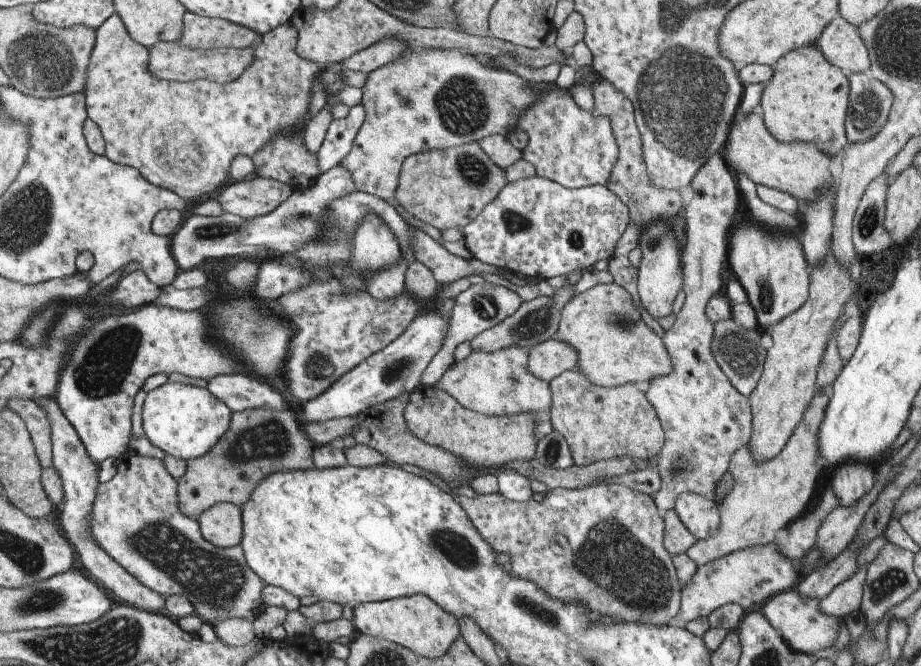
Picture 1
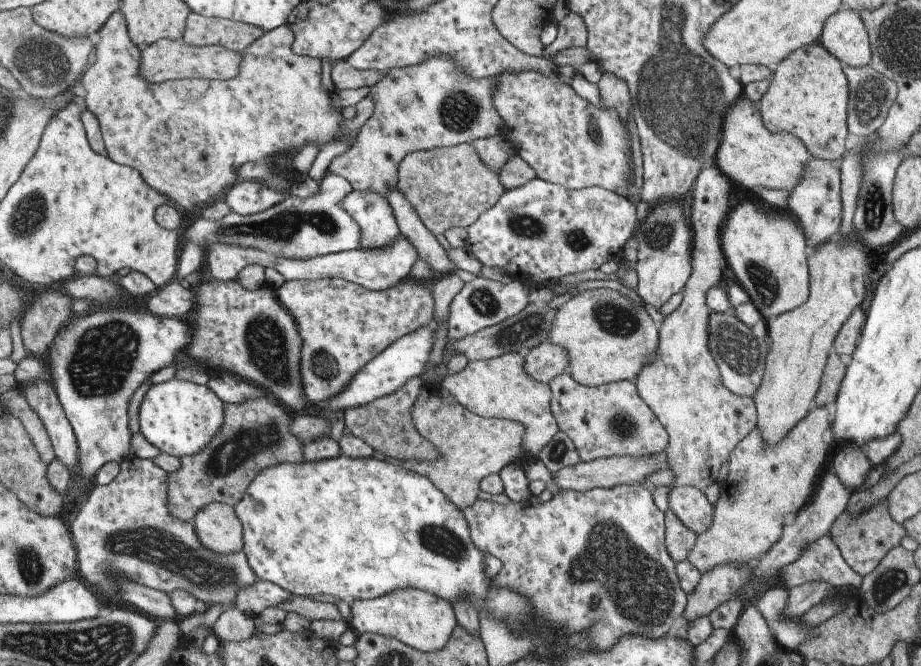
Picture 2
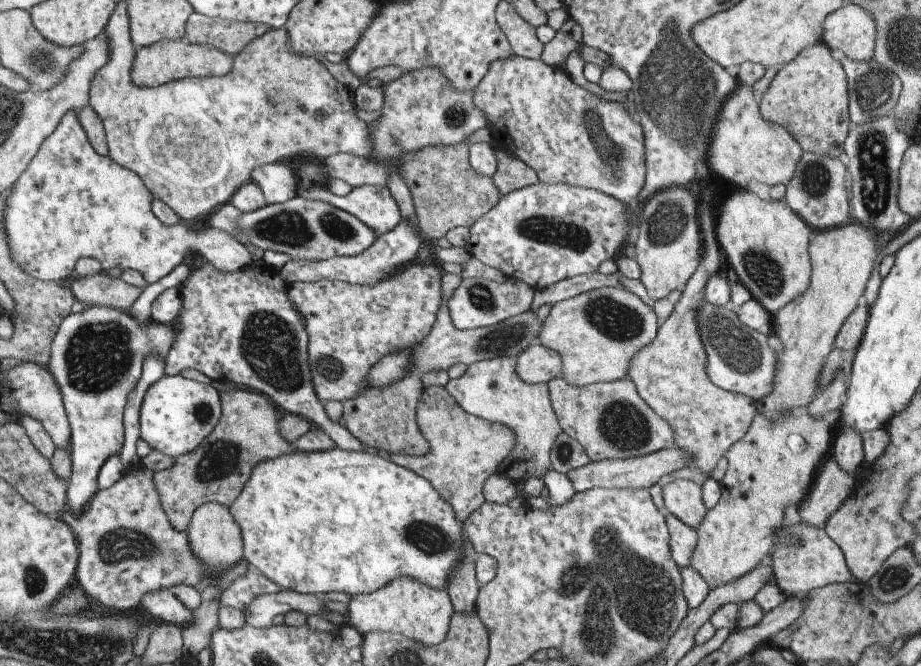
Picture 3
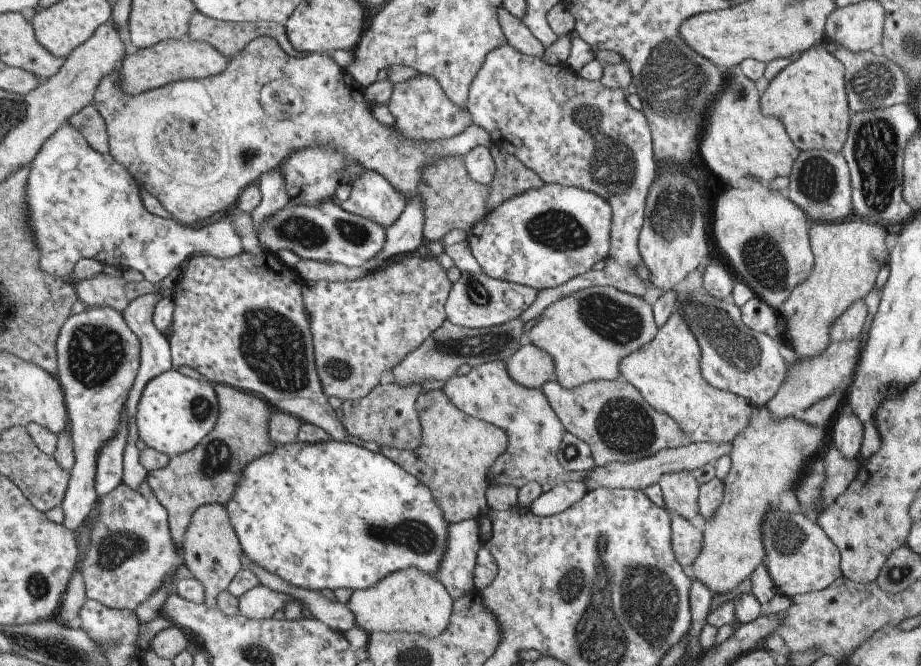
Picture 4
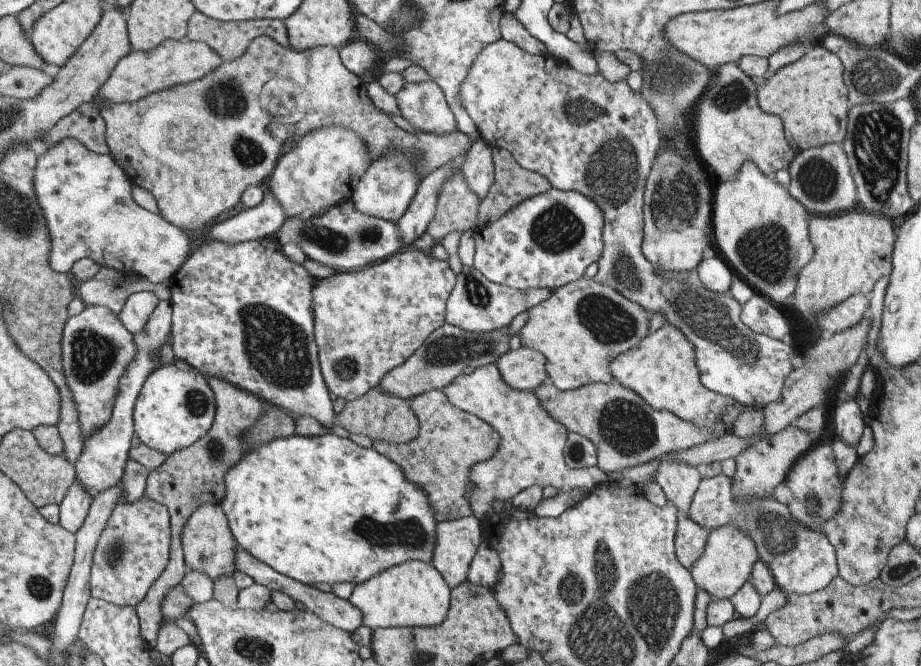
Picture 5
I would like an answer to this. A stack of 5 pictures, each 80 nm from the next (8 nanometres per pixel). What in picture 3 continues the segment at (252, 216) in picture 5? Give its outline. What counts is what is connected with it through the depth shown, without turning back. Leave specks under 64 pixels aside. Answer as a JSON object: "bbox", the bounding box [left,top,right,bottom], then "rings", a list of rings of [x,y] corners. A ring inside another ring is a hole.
{"bbox":[2,111,296,285],"rings":[[[67,111],[59,119],[57,126],[53,129],[53,132],[43,140],[39,150],[35,153],[35,156],[27,164],[27,168],[17,177],[14,182],[12,189],[6,196],[4,202],[4,215],[2,220],[4,221],[4,235],[6,236],[6,245],[8,252],[11,254],[10,259],[18,264],[18,267],[30,277],[39,279],[41,281],[53,281],[65,280],[71,272],[73,272],[74,264],[77,259],[81,257],[93,257],[97,259],[97,262],[101,265],[103,272],[109,270],[109,268],[121,268],[131,269],[139,272],[141,276],[150,285],[160,278],[167,276],[178,264],[181,264],[185,260],[193,256],[201,256],[205,258],[206,262],[214,266],[215,269],[222,273],[234,273],[235,271],[241,271],[245,269],[253,262],[249,250],[242,245],[239,241],[231,238],[229,234],[221,229],[214,229],[211,226],[206,228],[192,231],[185,226],[184,223],[178,223],[173,226],[164,226],[159,220],[151,213],[151,200],[153,196],[143,184],[141,180],[133,174],[129,169],[123,168],[120,164],[113,162],[107,155],[99,156],[89,144],[88,138],[85,134],[84,128],[79,124],[78,118],[76,117],[76,111]],[[267,163],[252,168],[249,180],[253,181],[262,190],[267,205],[282,203],[289,197],[296,196],[295,175],[292,168],[281,163]]]}

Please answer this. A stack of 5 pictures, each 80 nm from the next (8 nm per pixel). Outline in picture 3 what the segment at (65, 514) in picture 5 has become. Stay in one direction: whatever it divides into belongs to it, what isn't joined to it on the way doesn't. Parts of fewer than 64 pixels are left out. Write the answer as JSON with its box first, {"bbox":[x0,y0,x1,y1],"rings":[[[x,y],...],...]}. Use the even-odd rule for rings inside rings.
{"bbox":[47,306,175,514],"rings":[[[104,306],[83,308],[79,313],[69,313],[60,323],[53,335],[47,369],[59,389],[64,413],[70,428],[70,445],[68,453],[71,465],[70,477],[66,480],[66,502],[75,514],[84,511],[89,499],[97,490],[96,476],[102,462],[113,455],[117,455],[122,447],[124,426],[122,414],[126,403],[126,396],[133,390],[140,377],[142,364],[147,357],[156,355],[165,359],[167,351],[175,338],[173,325],[164,325],[151,321],[140,325],[125,311]]]}

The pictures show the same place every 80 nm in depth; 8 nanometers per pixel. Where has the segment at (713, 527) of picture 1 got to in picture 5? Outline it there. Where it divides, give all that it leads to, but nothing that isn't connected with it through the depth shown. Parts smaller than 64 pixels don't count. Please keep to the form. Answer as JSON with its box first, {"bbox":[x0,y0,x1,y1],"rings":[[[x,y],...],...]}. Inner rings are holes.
{"bbox":[653,454,700,515],"rings":[[[667,454],[661,456],[660,465],[653,480],[659,484],[666,500],[680,514],[687,515],[694,492],[700,481],[699,473],[695,467],[679,463]]]}

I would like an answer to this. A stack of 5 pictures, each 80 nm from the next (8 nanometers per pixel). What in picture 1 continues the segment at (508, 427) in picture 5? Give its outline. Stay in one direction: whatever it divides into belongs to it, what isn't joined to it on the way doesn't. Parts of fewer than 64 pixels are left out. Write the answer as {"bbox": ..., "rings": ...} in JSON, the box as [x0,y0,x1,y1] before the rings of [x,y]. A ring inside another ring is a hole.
{"bbox":[431,345,552,442],"rings":[[[517,345],[503,347],[488,353],[471,350],[463,360],[453,361],[431,388],[446,392],[463,408],[487,416],[531,413],[536,420],[534,435],[537,442],[552,431],[549,416],[550,386],[528,371],[528,352],[529,349]]]}

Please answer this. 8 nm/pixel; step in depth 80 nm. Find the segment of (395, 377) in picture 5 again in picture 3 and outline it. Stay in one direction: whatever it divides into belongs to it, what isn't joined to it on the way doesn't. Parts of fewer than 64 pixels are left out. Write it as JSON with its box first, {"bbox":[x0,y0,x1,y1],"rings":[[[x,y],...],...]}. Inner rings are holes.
{"bbox":[407,272,544,375],"rings":[[[442,272],[440,276],[440,307],[436,312],[436,319],[419,346],[415,346],[411,350],[412,356],[410,357],[407,374],[415,372],[417,375],[422,375],[429,370],[439,370],[439,368],[447,370],[457,362],[469,366],[472,362],[483,359],[517,357],[522,350],[525,350],[533,342],[538,342],[538,332],[541,330],[544,320],[537,318],[531,308],[488,327],[457,330],[450,321],[446,302],[452,292],[459,286],[461,279],[454,274]]]}

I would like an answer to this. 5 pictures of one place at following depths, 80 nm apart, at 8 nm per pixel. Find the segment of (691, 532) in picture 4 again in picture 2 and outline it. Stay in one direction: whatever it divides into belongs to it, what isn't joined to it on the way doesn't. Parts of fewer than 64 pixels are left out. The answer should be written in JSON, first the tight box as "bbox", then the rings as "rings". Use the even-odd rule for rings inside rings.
{"bbox":[664,509,697,563],"rings":[[[667,509],[664,512],[664,543],[674,563],[685,560],[687,553],[693,548],[697,535],[690,531],[681,521]]]}

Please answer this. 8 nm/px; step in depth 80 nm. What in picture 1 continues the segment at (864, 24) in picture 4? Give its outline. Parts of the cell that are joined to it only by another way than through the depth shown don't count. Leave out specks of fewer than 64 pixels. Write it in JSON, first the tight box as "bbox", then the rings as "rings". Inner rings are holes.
{"bbox":[815,15,869,77],"rings":[[[839,15],[821,31],[815,45],[825,60],[846,77],[869,71],[867,49],[858,35],[857,27],[847,24]]]}

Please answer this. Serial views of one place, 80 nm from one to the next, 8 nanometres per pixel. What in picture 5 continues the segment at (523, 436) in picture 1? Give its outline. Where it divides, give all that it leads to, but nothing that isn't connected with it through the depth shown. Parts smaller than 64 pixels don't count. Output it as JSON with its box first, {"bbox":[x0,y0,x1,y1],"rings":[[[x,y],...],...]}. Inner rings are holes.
{"bbox":[371,389,498,523],"rings":[[[433,389],[413,397],[410,407],[418,420],[418,436],[408,443],[373,441],[371,448],[392,460],[409,482],[425,491],[437,523],[468,517],[472,514],[466,495],[470,468],[493,456],[498,434],[480,418],[455,408],[442,390]]]}

